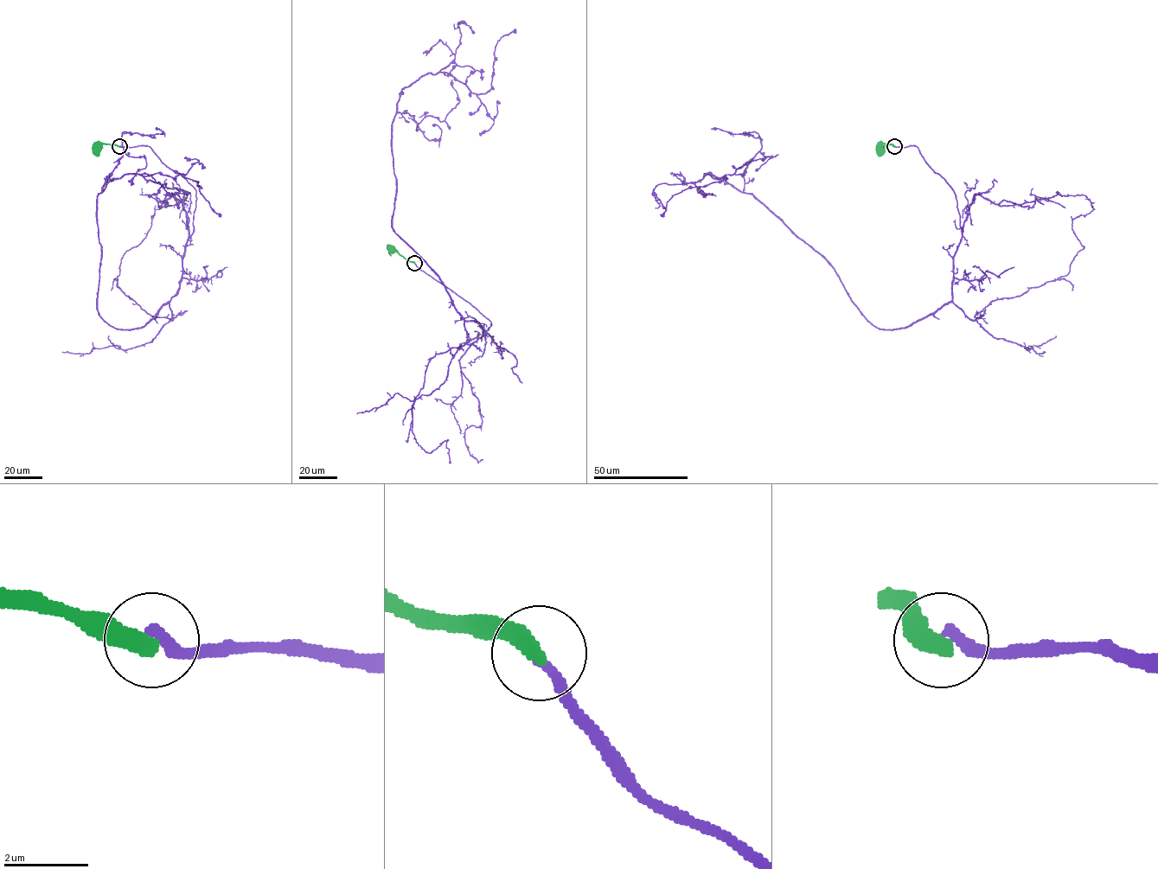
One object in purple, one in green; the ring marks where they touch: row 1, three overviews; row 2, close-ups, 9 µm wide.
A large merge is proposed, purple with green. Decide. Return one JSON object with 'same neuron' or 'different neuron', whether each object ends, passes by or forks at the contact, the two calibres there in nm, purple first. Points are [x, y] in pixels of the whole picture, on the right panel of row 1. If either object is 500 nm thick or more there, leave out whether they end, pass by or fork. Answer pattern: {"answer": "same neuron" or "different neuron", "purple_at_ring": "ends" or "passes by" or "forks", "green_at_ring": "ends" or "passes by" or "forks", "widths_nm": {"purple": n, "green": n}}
{"answer": "different neuron", "purple_at_ring": "ends", "green_at_ring": "ends", "widths_nm": {"purple": 280, "green": 440}}

